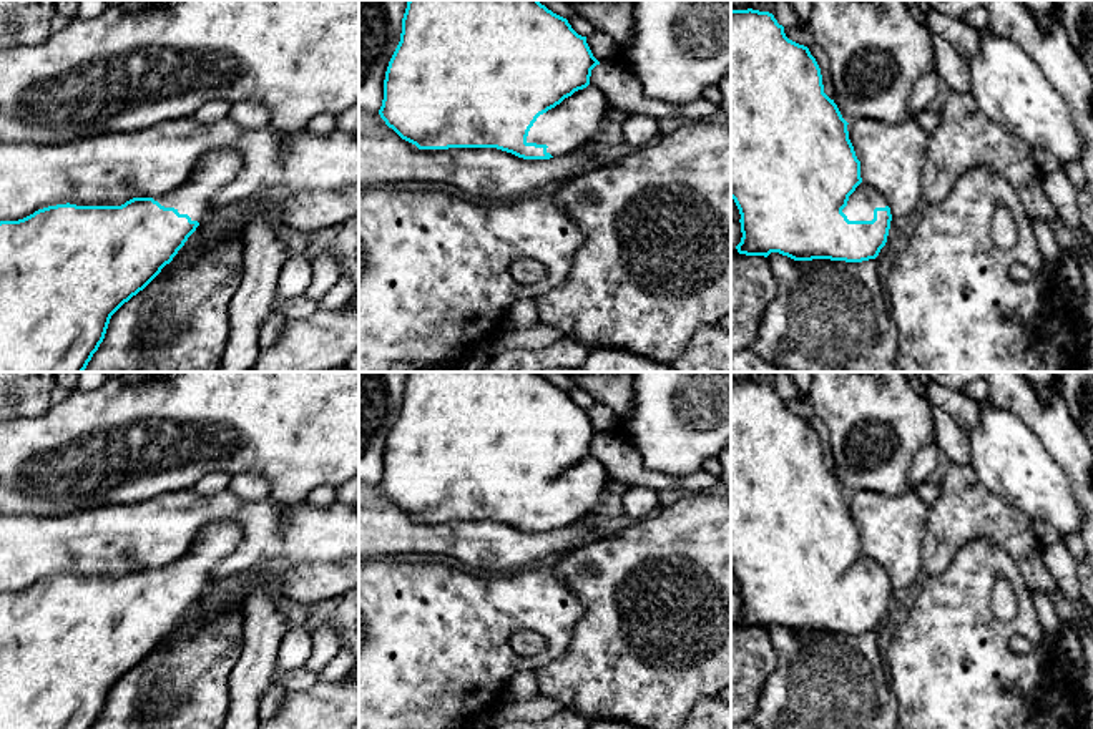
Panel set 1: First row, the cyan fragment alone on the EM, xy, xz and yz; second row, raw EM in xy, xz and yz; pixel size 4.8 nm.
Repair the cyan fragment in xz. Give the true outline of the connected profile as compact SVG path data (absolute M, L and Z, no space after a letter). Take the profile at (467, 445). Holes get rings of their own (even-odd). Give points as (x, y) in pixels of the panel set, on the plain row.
M409 372L379 487L419 521L497 520L523 531L565 528L598 506L606 488L610 473L590 455L596 437L586 409L538 372Z

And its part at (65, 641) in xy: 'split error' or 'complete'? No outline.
split error

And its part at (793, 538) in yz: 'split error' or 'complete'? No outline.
split error

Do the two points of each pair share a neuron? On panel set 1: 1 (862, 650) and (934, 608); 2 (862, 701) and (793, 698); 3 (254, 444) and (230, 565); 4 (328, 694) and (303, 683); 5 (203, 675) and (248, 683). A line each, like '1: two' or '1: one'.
1: two
2: one
3: two
4: two
5: two

